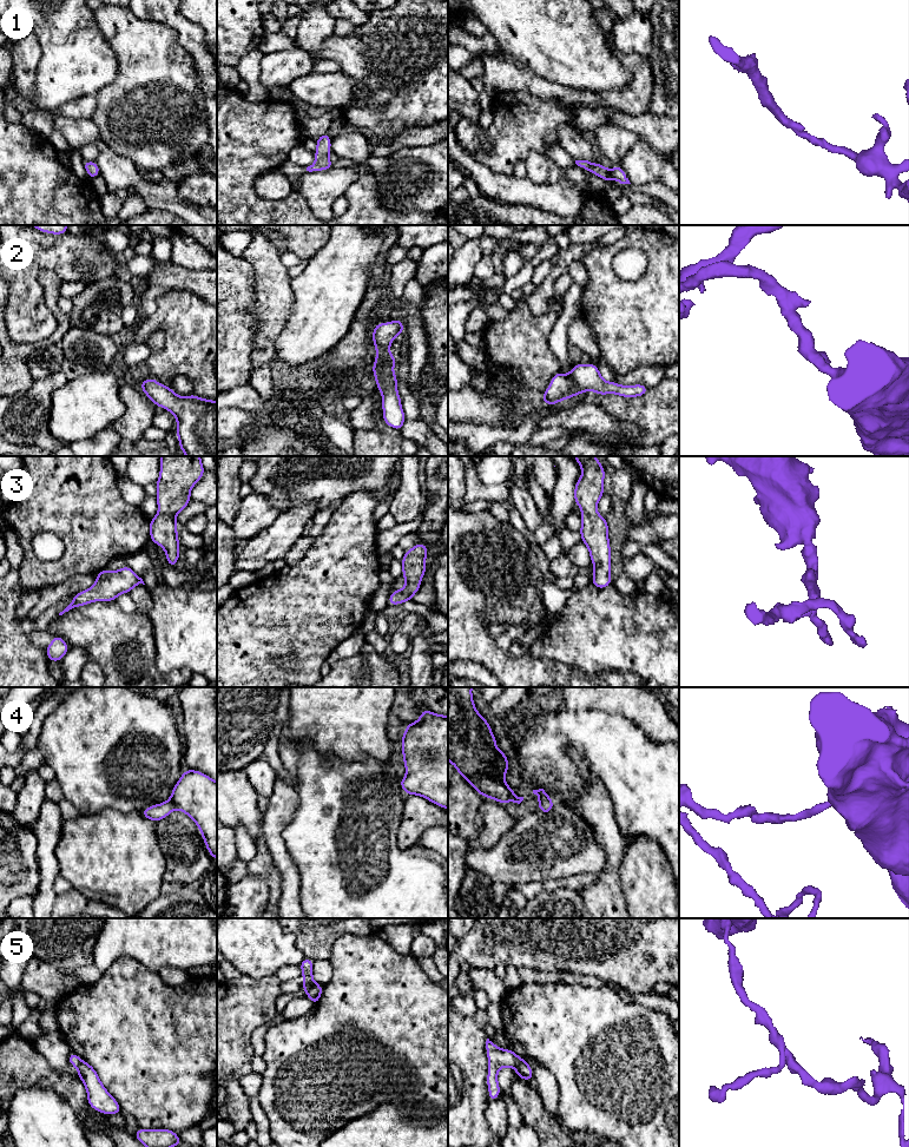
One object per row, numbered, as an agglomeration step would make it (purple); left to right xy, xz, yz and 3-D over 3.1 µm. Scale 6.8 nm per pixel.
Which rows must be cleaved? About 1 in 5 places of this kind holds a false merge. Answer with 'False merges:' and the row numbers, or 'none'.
False merges: 5

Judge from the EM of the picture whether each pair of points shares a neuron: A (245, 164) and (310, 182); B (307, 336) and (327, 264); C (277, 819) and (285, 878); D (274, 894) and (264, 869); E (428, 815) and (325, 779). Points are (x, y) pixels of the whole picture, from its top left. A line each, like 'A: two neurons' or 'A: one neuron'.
A: two neurons
B: one neuron
C: one neuron
D: one neuron
E: two neurons

